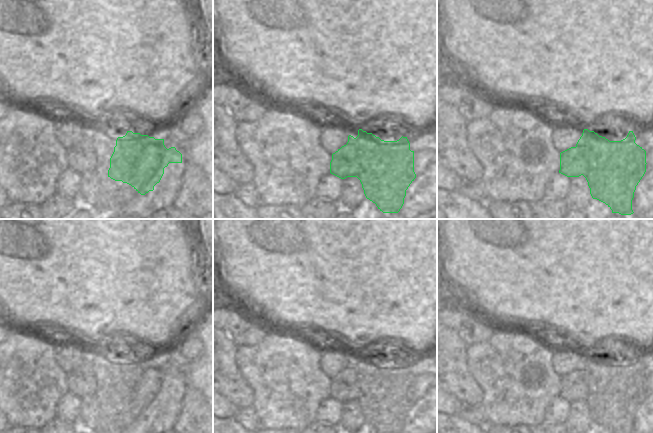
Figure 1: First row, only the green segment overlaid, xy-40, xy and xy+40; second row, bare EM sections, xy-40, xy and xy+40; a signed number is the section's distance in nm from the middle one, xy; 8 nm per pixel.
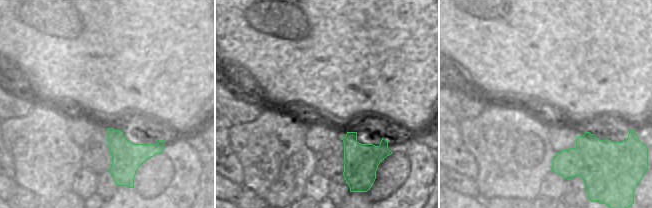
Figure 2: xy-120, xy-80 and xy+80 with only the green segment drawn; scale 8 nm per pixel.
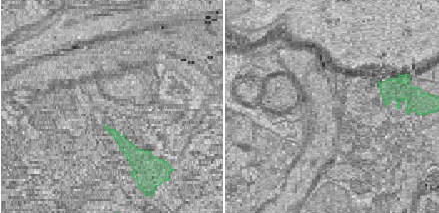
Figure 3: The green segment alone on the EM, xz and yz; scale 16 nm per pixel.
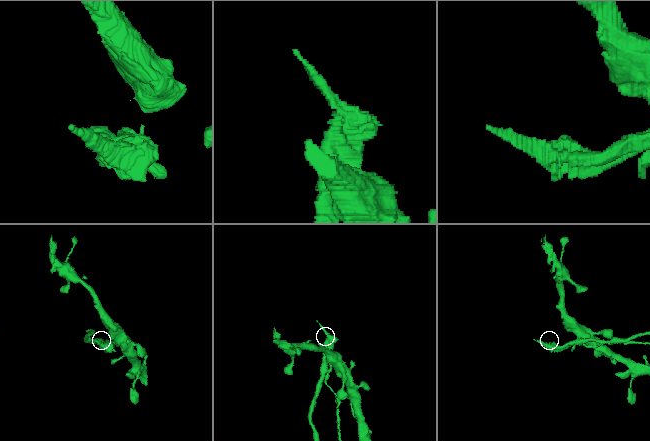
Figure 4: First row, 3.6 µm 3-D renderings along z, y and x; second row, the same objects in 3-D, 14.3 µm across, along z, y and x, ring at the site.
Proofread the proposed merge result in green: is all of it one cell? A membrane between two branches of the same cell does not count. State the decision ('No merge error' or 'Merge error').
Merge error.

